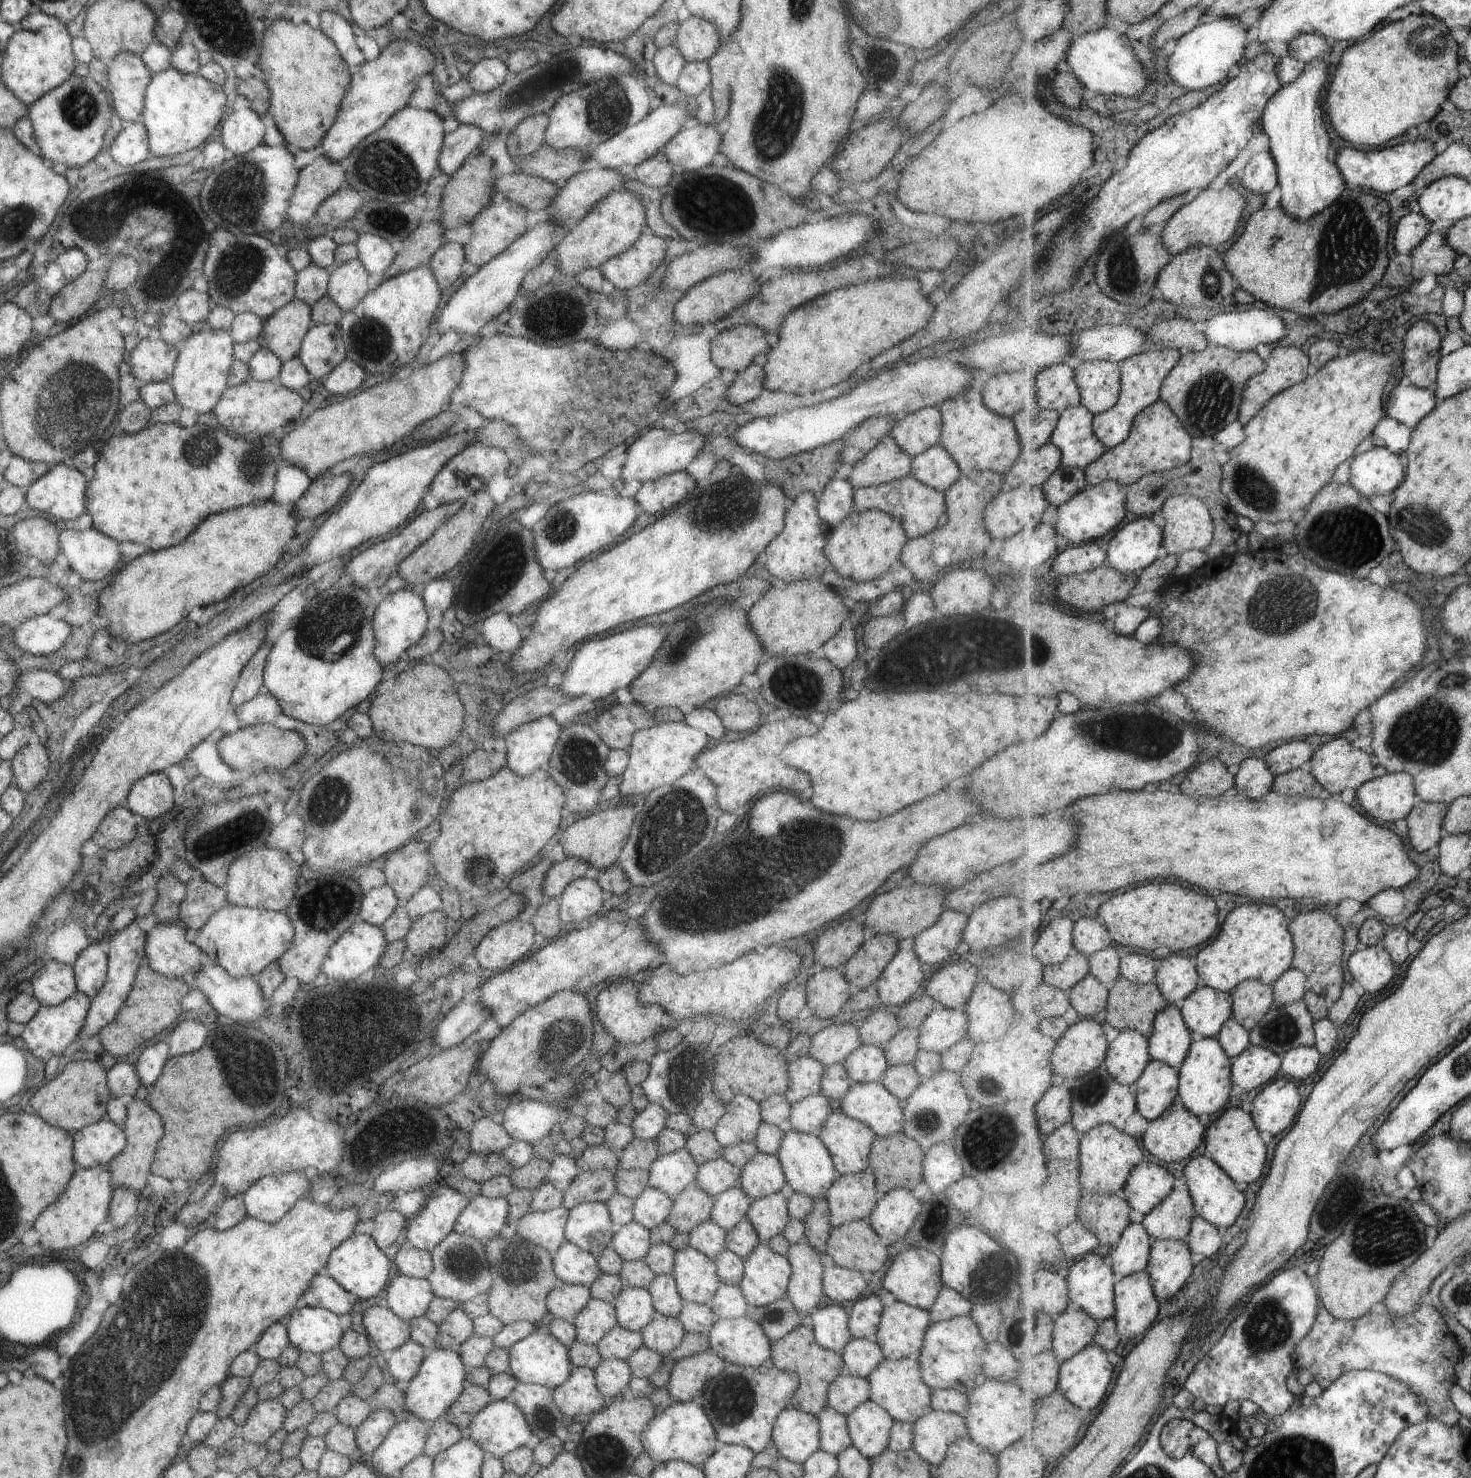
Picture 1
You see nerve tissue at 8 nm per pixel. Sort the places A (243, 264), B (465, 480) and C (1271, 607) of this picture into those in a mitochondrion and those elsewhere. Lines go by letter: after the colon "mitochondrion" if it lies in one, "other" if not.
A: mitochondrion
B: other
C: mitochondrion

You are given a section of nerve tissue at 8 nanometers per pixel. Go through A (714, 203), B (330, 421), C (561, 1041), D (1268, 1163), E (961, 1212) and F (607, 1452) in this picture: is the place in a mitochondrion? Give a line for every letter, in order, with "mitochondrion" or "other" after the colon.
A: mitochondrion
B: other
C: mitochondrion
D: other
E: other
F: mitochondrion

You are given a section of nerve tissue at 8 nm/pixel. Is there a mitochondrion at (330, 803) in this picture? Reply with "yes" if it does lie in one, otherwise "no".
yes

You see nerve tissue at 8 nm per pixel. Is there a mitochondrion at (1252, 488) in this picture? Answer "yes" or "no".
yes

